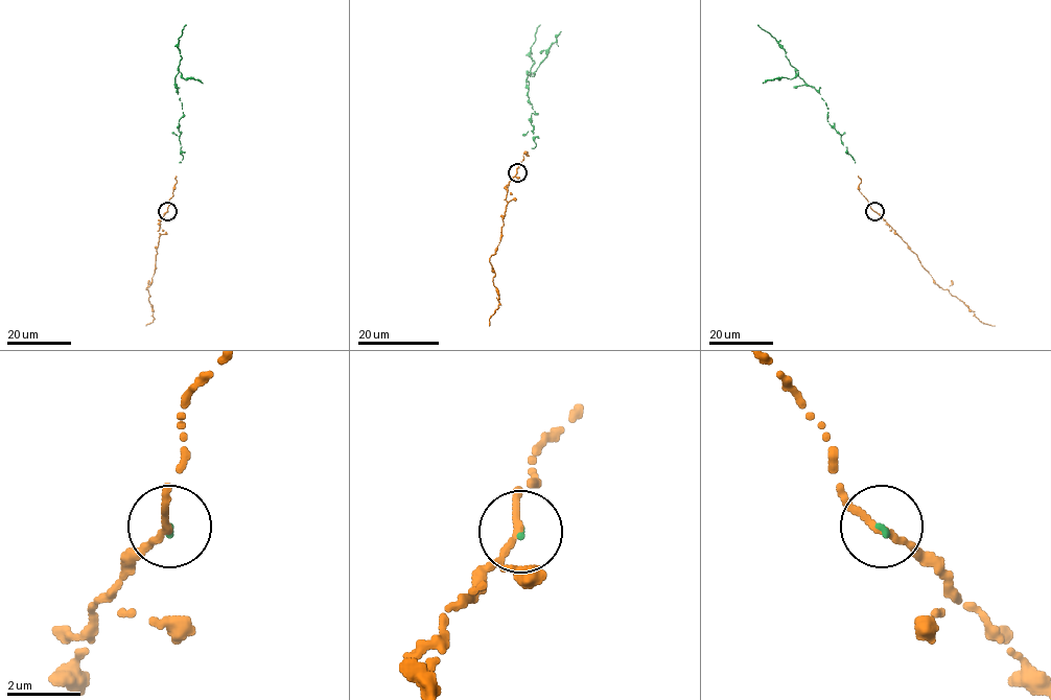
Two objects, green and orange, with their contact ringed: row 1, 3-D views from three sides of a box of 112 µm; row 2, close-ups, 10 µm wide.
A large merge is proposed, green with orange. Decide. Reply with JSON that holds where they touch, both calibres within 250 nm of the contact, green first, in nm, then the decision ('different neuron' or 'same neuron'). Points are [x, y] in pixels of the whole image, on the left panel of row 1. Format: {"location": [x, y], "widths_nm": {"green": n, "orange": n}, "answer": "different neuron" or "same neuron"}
{"location": [167, 211], "widths_nm": {"green": 100, "orange": 180}, "answer": "same neuron"}

